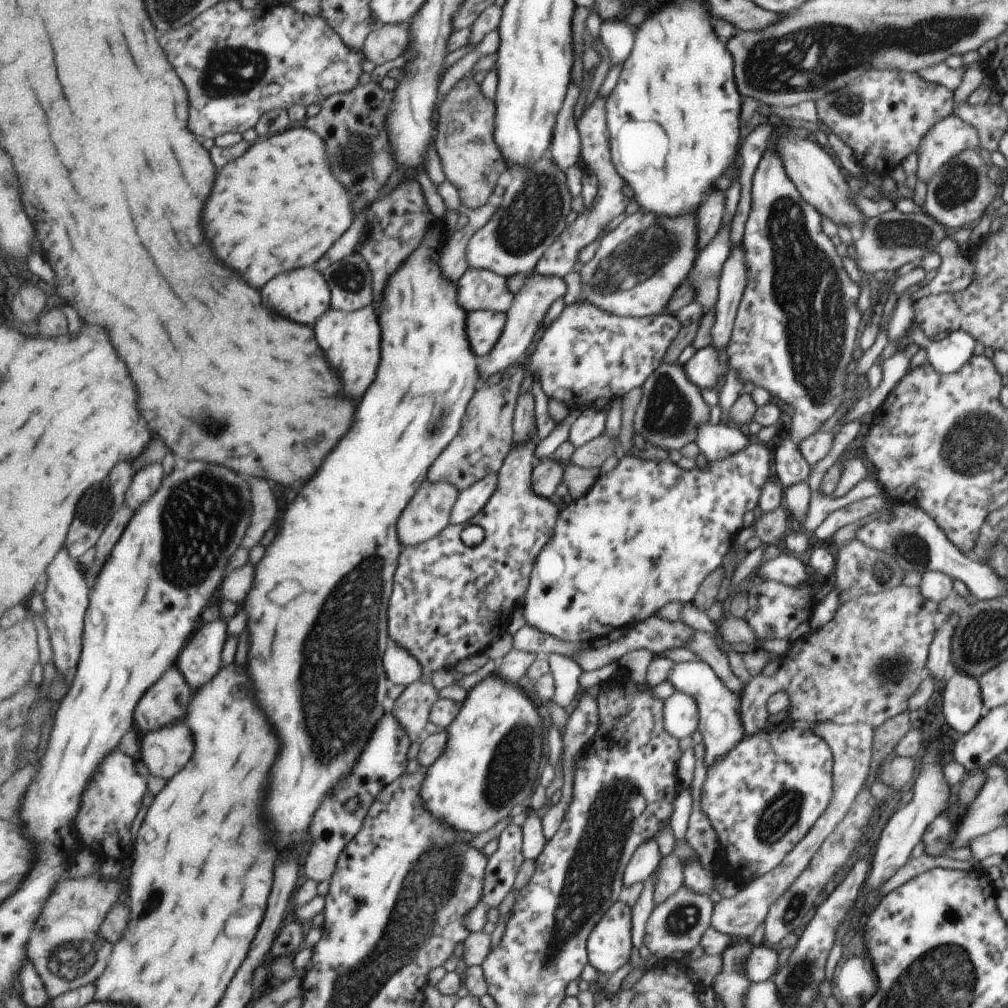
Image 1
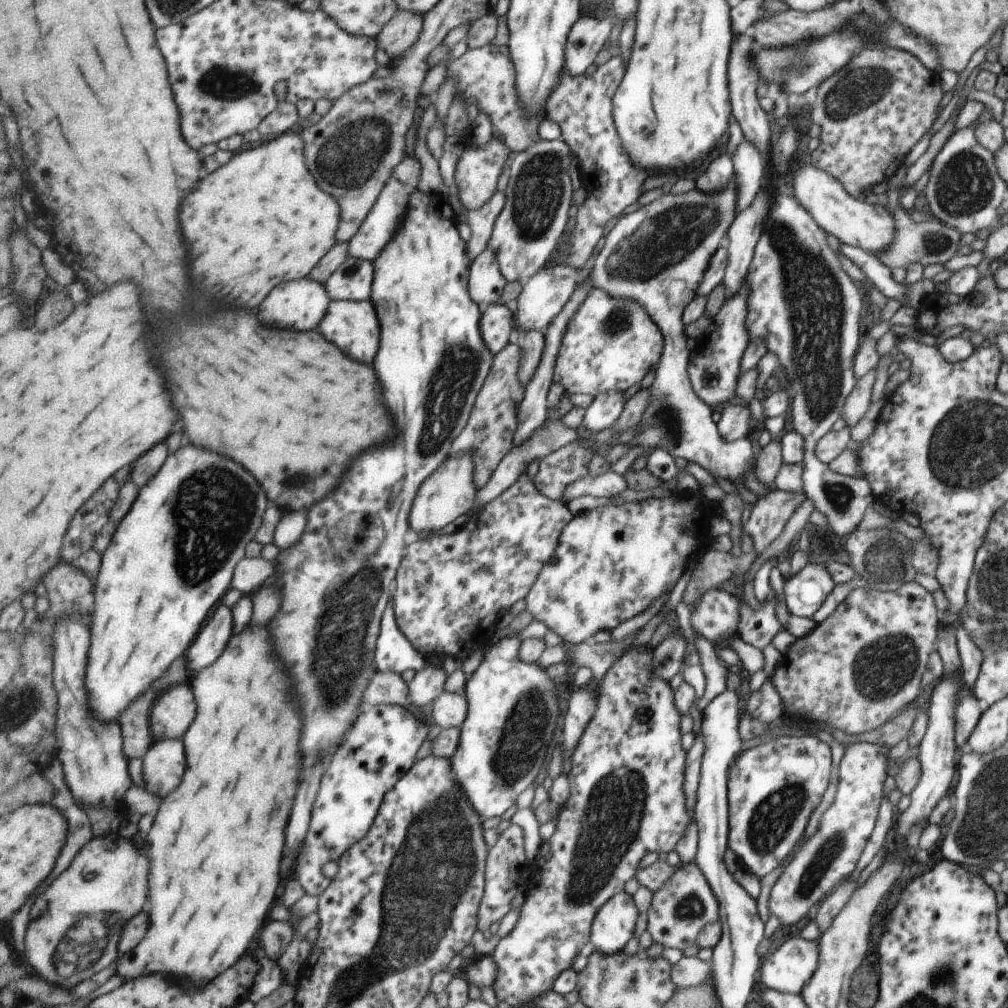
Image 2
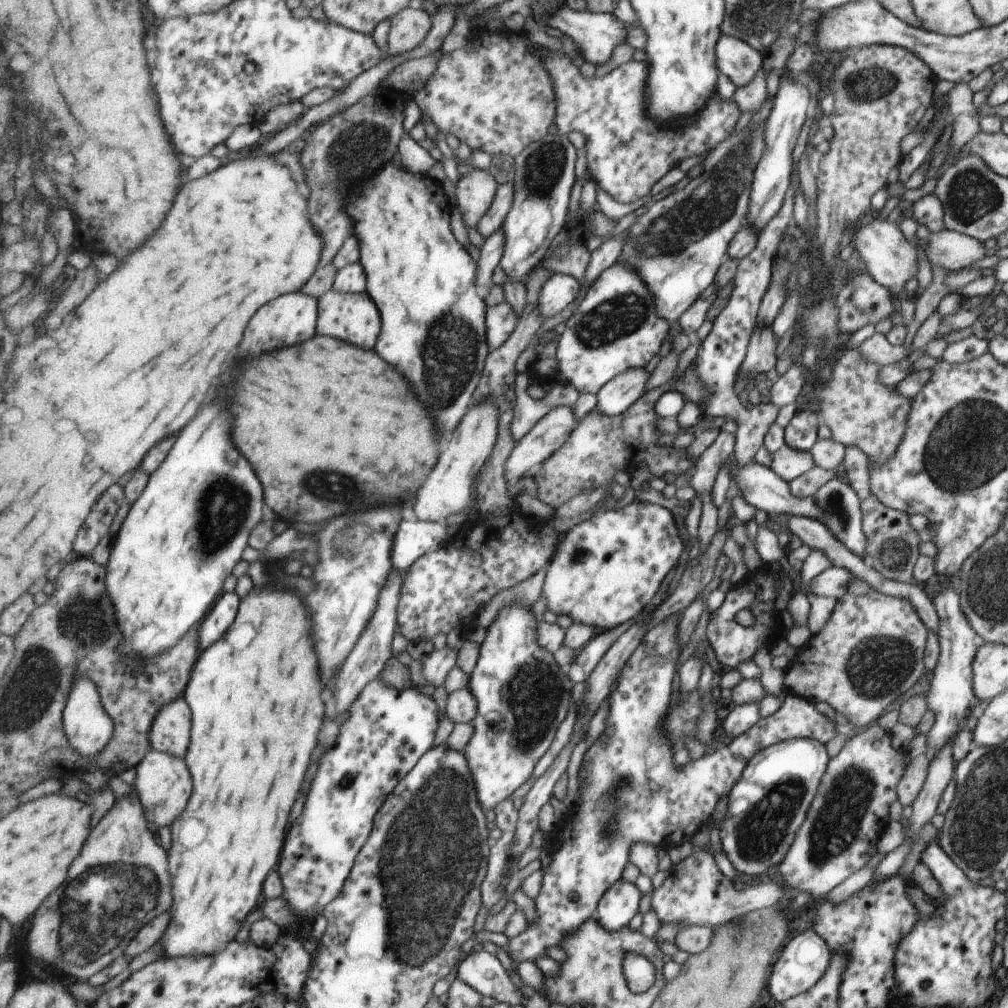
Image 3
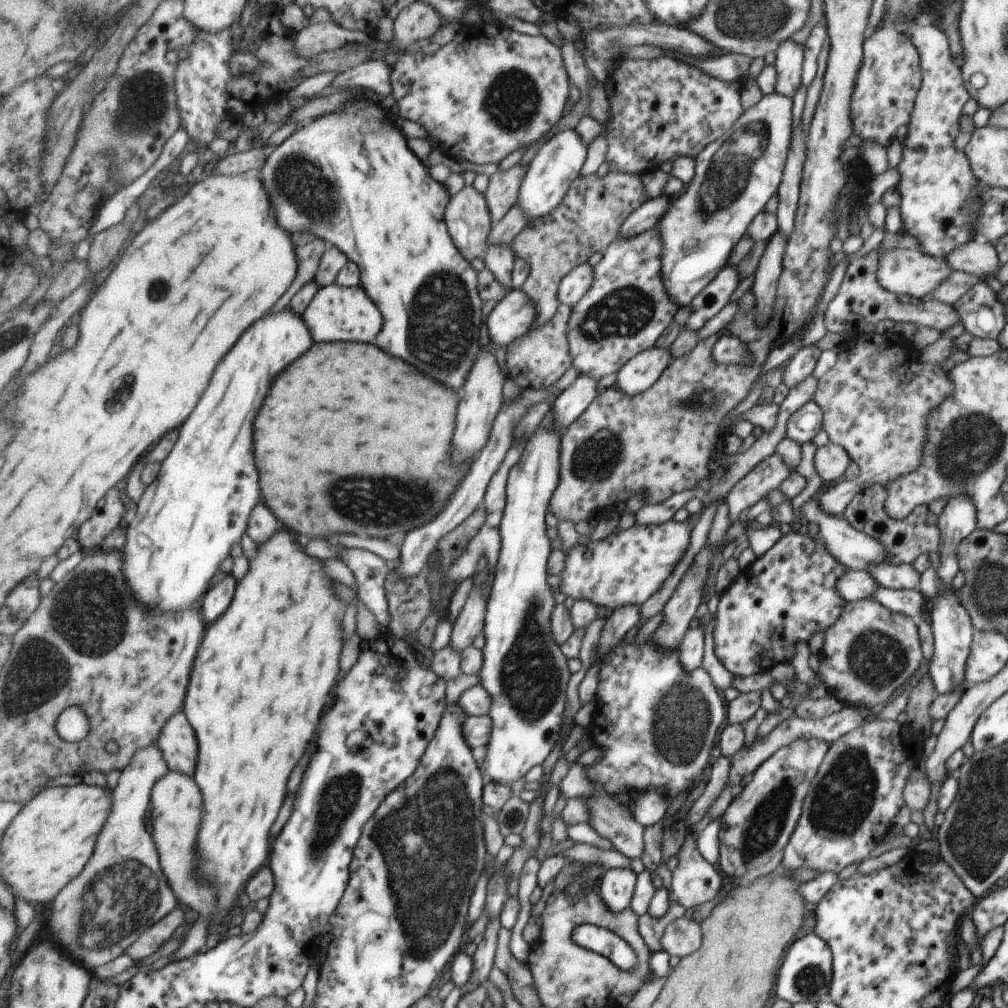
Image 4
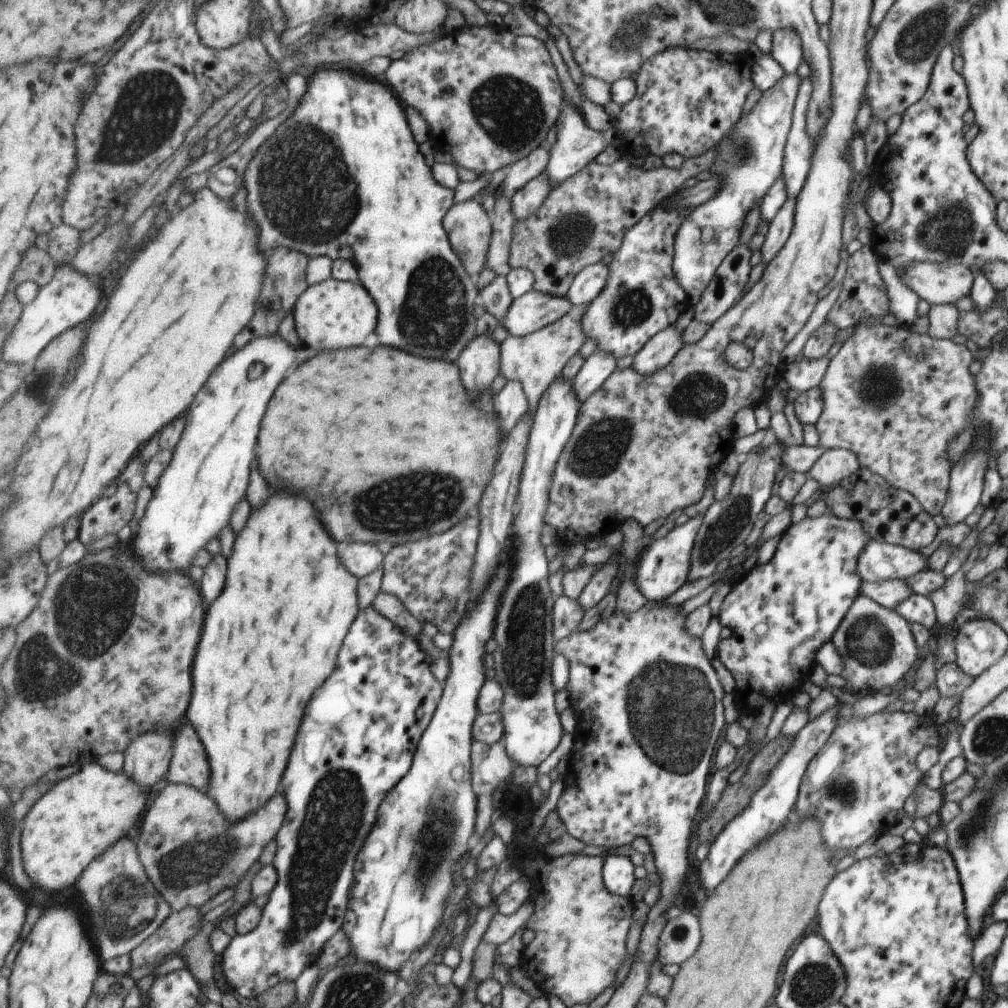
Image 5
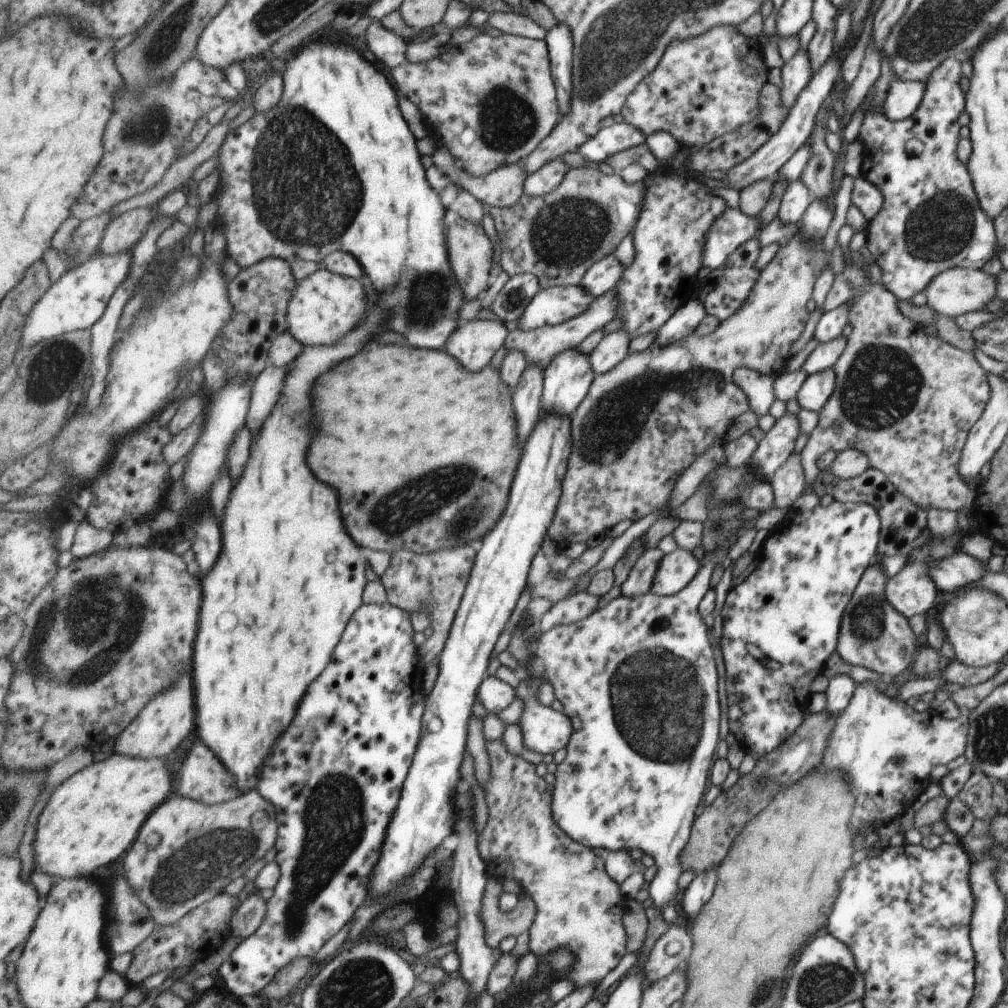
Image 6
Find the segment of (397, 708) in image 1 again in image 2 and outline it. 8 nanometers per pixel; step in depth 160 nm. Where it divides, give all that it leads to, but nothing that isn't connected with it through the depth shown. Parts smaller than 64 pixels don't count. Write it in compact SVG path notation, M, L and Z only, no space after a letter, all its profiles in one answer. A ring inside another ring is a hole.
M425 665L415 672L410 682L410 700L413 708L427 706L429 702L435 702L446 690L447 673L441 666Z

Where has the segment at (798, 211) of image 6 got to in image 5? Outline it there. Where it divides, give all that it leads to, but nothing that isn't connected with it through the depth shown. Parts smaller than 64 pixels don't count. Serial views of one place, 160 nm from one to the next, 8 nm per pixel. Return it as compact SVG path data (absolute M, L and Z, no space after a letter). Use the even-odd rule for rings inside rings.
M795 198L785 199L768 223L765 239L760 246L761 262L765 265L777 254L789 236L794 219Z

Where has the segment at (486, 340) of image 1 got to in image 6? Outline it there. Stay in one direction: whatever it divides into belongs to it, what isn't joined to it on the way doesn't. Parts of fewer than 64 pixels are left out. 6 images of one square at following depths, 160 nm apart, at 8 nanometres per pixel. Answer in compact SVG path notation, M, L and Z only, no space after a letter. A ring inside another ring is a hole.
M581 285L542 289L519 320L518 328L528 331L563 324L583 314L595 299Z

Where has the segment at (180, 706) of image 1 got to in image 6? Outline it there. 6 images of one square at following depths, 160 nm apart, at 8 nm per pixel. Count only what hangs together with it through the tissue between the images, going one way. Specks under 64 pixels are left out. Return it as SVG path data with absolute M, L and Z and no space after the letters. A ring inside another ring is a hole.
M195 744L185 764L179 794L187 794L187 798L211 804L227 802L242 795L235 776L205 744Z

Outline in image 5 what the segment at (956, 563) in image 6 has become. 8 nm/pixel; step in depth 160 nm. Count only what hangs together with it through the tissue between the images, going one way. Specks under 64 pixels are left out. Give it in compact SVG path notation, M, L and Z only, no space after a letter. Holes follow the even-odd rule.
M871 539L866 544L866 548L858 556L857 573L861 582L866 583L878 583L893 579L908 579L914 574L927 570L928 560L931 558L925 557L917 551Z

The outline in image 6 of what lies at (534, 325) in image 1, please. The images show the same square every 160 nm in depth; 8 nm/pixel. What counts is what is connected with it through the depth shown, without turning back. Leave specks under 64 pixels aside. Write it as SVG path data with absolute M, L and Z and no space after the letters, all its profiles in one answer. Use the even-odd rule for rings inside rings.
M617 256L603 257L587 271L581 286L595 298L600 297L618 286L622 270Z

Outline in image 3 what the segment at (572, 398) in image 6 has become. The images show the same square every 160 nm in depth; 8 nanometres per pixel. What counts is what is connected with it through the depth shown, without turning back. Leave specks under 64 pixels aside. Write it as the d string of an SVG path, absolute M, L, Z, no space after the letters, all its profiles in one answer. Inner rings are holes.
M515 603L501 608L486 631L469 687L478 700L478 715L473 721L476 731L465 754L476 782L479 800L484 810L488 811L513 796L513 792L533 776L537 762L550 752L559 726L569 716L569 694L573 692L574 682L567 676L566 668L557 664L553 653L541 646L538 621L531 607Z

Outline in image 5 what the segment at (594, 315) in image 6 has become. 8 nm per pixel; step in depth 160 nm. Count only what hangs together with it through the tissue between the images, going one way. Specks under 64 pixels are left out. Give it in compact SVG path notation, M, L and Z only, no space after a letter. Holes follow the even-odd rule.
M590 304L575 305L557 322L529 336L516 337L510 334L507 340L502 342L502 369L500 372L507 380L516 380L523 384L533 416L548 386L551 386L553 381L561 376L569 360L587 342L588 334L585 332L583 319L589 307Z

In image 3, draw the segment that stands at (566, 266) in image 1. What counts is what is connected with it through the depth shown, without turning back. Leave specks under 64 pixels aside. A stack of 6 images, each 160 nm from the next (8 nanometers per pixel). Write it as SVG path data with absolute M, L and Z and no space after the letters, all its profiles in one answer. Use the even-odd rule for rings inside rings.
M539 47L534 51L542 56L545 67L554 76L558 91L558 113L553 131L562 135L579 131L586 136L587 168L590 169L593 178L601 188L621 204L637 200L648 194L651 186L673 168L675 162L679 163L689 156L697 156L725 140L733 132L735 122L740 116L733 99L724 100L719 95L715 95L705 110L698 114L699 118L694 118L692 123L685 125L682 129L660 129L659 125L654 125L648 119L648 104L644 101L645 82L647 82L647 64L645 62L627 61L604 77L593 78L583 76L579 67L575 66L571 62L571 58L561 50L553 52L547 58L544 58L543 50Z

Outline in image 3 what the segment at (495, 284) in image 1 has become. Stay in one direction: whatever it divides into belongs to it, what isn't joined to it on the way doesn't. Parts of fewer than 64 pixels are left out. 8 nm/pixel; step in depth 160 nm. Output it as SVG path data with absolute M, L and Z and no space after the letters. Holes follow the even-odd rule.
M501 227L486 238L481 248L481 256L478 262L478 278L476 283L479 285L483 294L493 285L491 278L493 278L495 268L500 266L505 247L506 236L504 228Z

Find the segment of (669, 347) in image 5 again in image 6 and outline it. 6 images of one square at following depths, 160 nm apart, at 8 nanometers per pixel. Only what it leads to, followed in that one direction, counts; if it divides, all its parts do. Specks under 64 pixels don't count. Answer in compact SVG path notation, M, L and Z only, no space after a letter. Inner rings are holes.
M697 297L685 300L685 304L657 331L653 343L670 345L689 337L706 315L706 309Z

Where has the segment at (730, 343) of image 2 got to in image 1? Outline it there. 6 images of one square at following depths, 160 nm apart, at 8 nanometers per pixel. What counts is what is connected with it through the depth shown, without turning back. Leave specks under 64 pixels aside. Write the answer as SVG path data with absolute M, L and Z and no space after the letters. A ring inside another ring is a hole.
M710 345L697 350L682 366L687 382L696 388L716 389L719 376L728 369L726 352L717 352Z

